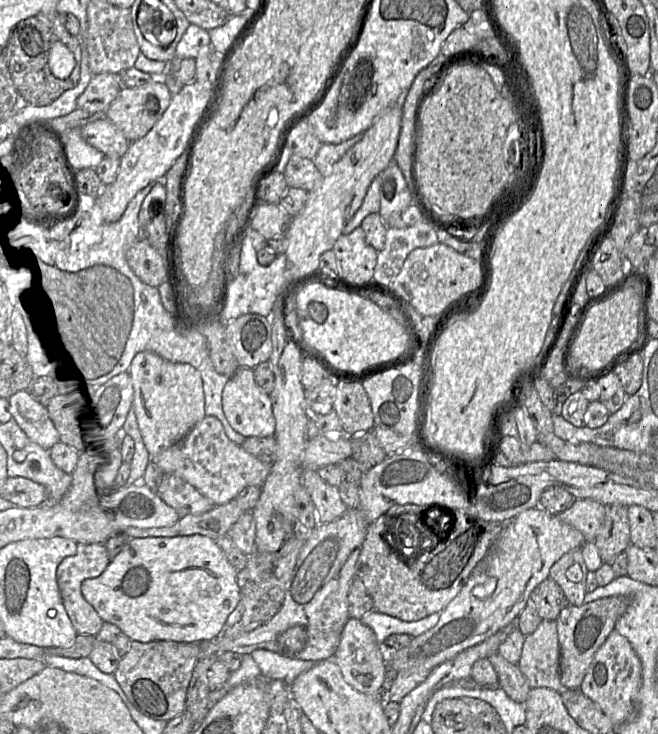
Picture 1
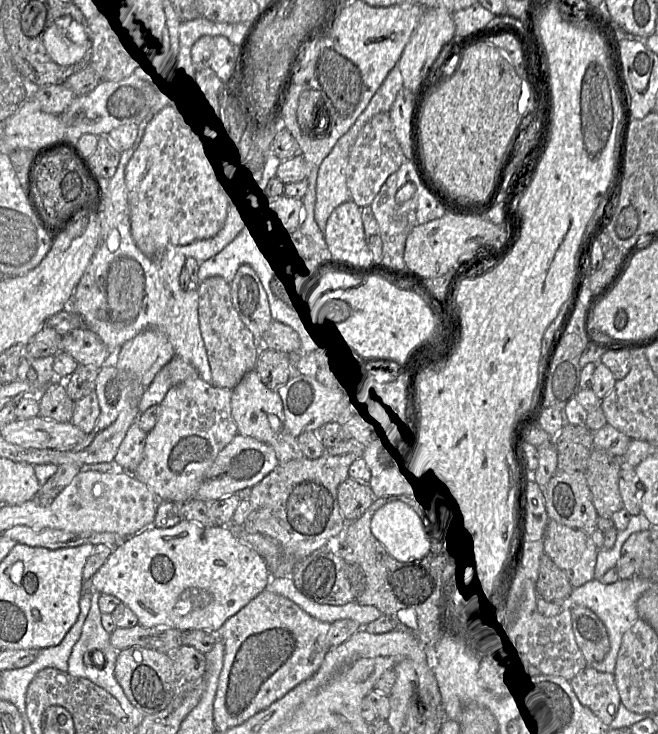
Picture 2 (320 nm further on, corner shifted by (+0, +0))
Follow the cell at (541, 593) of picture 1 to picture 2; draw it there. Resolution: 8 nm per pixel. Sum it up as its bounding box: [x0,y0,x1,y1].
[536,553,572,601]

